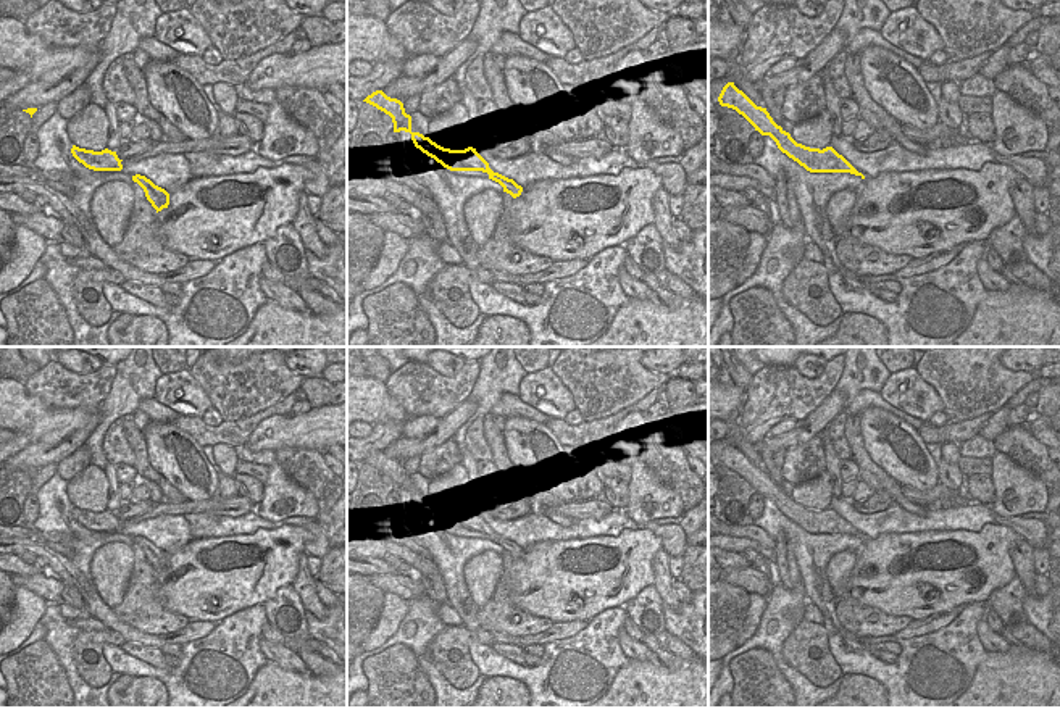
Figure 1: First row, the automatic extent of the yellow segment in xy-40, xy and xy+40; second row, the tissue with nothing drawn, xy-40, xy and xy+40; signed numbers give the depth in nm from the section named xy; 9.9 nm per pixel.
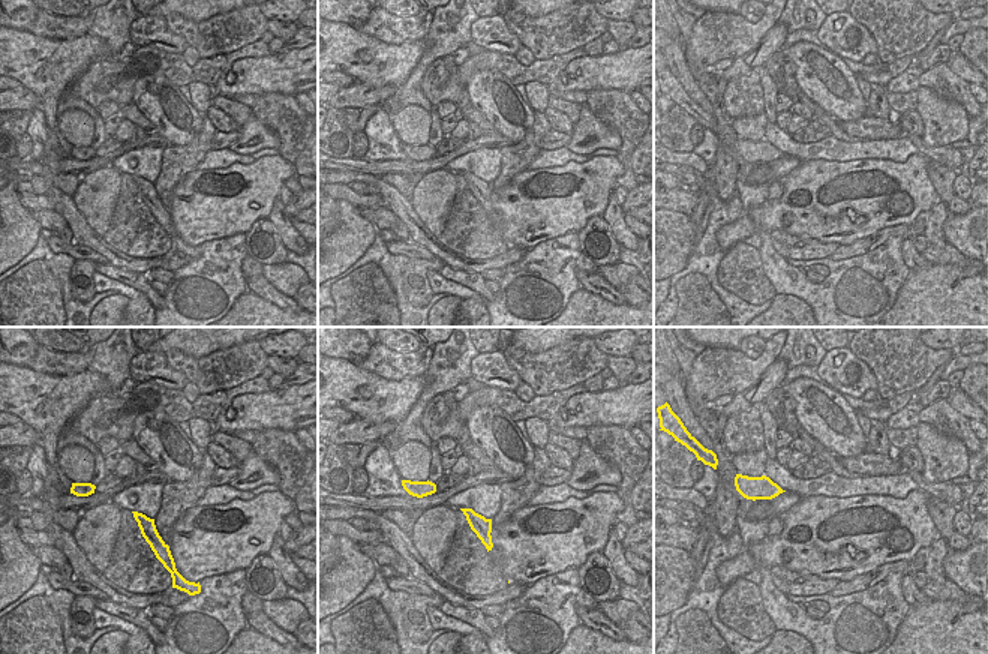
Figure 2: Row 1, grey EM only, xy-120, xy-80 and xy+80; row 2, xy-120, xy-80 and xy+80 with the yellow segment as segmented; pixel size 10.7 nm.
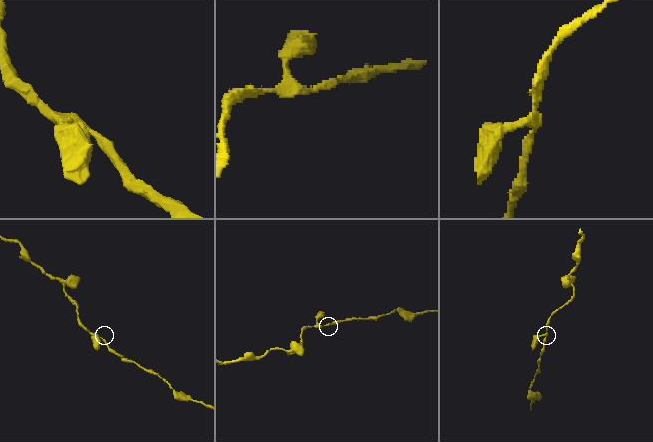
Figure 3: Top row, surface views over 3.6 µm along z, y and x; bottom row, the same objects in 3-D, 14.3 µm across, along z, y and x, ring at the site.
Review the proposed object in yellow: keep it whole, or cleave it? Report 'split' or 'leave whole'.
leave whole

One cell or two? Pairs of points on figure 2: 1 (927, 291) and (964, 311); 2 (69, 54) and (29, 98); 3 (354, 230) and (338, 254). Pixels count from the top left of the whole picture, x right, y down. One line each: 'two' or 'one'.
1: one
2: two
3: one

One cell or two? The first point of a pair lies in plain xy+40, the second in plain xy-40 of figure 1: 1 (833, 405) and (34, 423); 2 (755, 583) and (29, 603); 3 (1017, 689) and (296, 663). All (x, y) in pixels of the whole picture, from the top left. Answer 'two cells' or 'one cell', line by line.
1: two cells
2: two cells
3: two cells

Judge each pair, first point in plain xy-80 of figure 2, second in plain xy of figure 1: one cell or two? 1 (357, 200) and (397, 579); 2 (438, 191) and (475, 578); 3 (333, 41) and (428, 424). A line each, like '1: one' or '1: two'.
1: two
2: one
3: one

